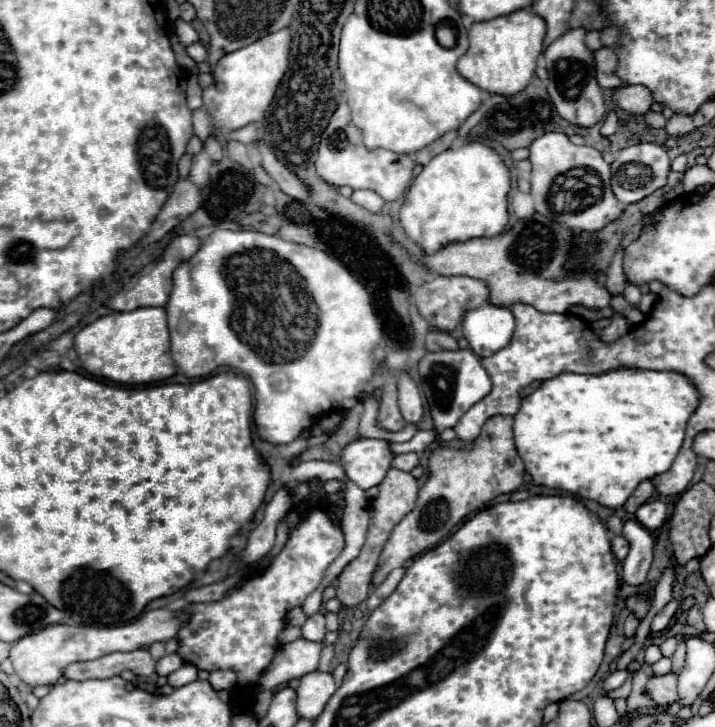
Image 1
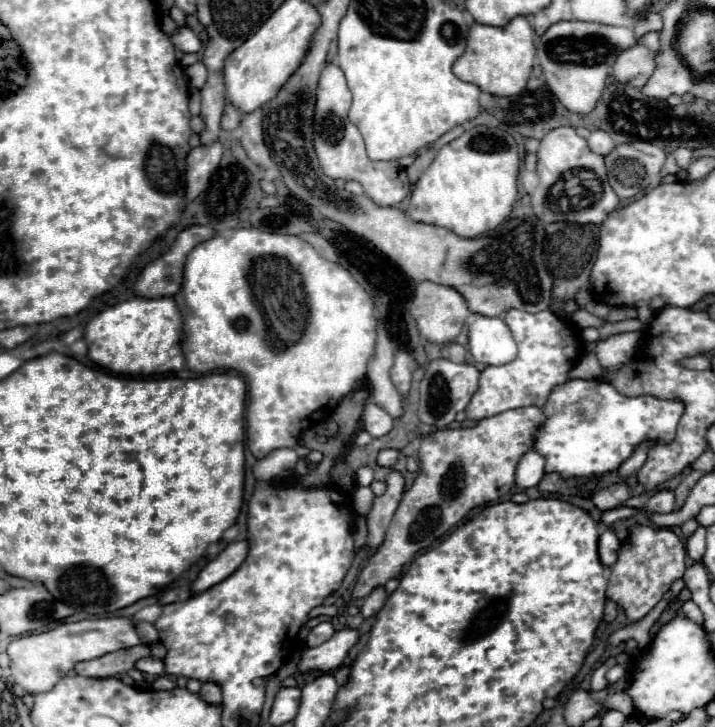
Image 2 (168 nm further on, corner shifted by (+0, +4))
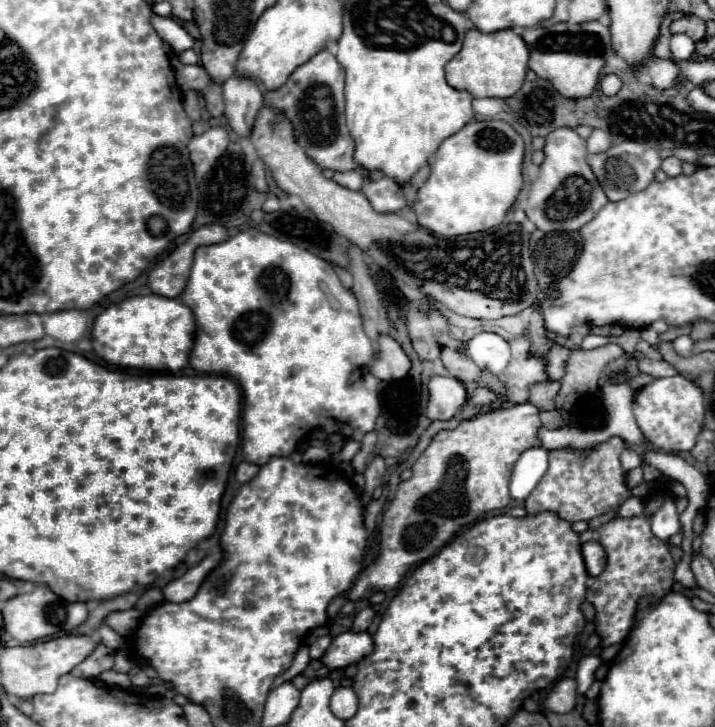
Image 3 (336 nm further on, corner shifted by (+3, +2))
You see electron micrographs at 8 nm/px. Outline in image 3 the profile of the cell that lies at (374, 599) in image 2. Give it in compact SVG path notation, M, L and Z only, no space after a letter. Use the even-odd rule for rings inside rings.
M366 607L366 609L362 609L358 615L356 615L356 619L354 619L354 625L352 625L352 631L366 631L368 627L370 627L370 623L372 623L372 617L374 617L374 611L370 609L370 607Z

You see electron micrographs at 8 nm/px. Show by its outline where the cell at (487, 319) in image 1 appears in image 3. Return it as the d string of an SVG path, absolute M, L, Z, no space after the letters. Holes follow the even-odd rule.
M480 333L468 341L468 357L490 375L498 375L510 363L510 345L496 333Z

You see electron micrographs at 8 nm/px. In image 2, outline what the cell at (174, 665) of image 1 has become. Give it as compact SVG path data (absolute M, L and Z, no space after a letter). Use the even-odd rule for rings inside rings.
M145 657L145 659L139 659L135 663L135 667L143 673L149 673L149 675L163 675L165 673L165 663L161 659L155 659L155 657Z

